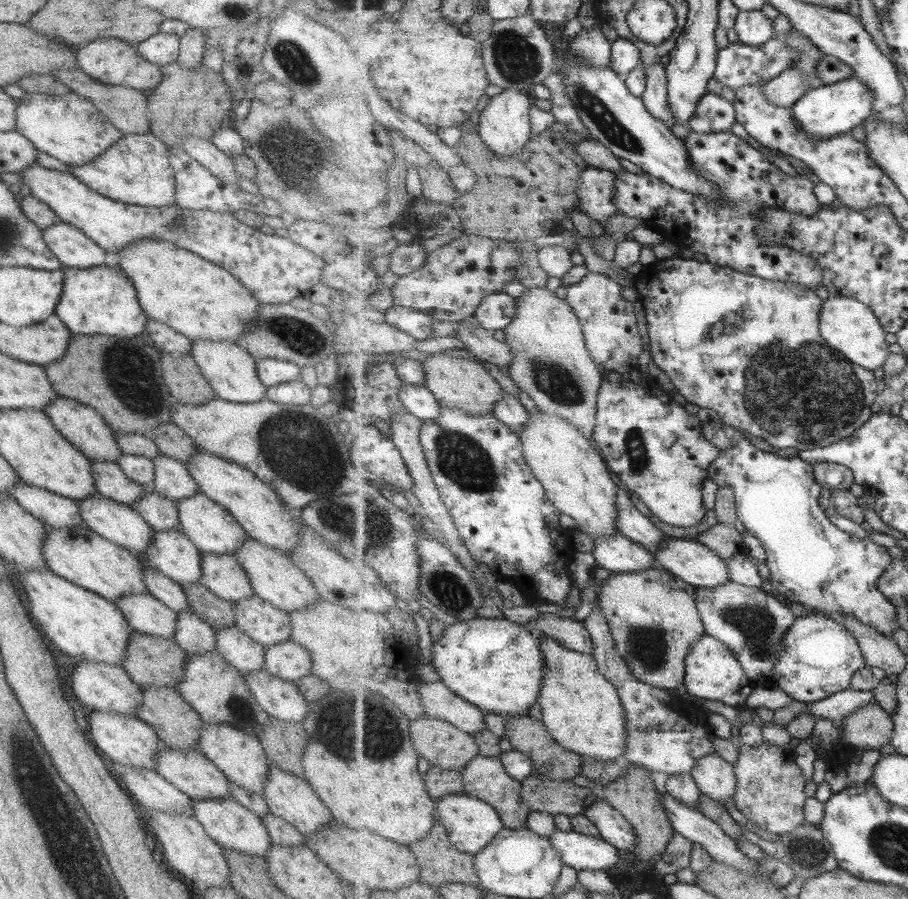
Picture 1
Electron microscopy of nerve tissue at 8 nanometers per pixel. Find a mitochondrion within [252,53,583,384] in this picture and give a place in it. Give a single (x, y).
(299, 336)

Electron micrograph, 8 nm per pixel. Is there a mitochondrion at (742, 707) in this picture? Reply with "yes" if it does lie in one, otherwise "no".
no

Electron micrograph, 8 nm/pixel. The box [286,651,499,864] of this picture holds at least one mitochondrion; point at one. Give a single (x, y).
(357, 727)

